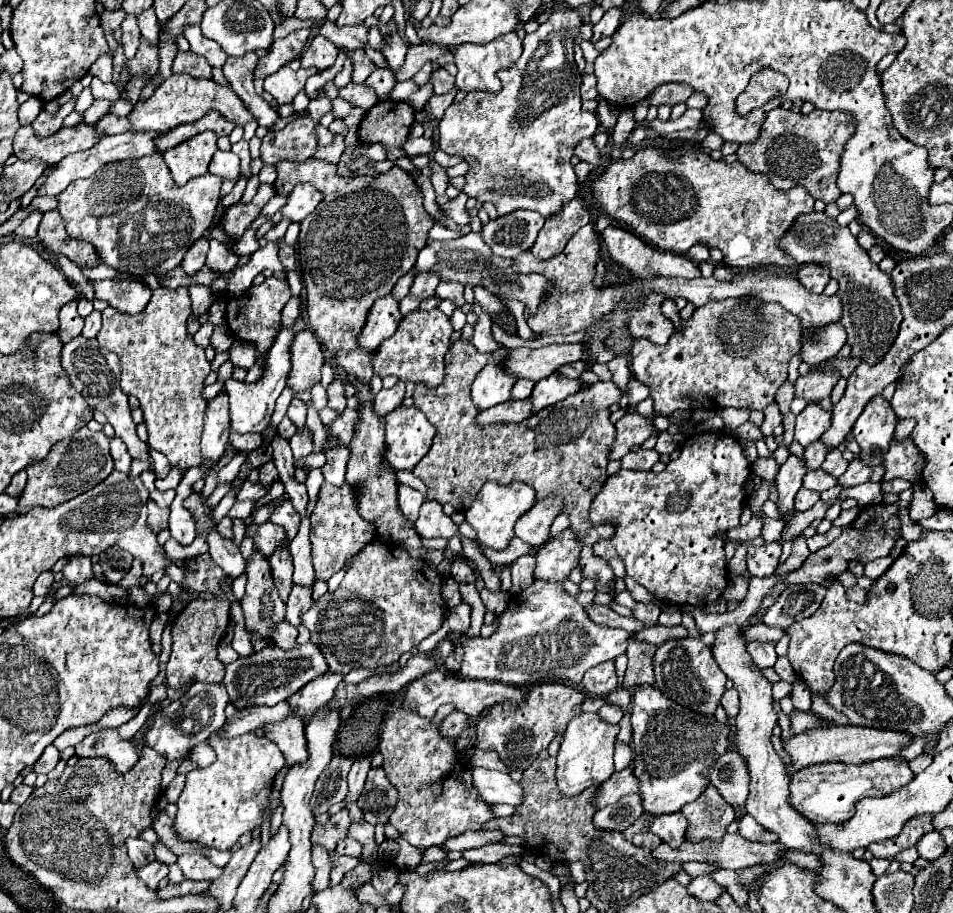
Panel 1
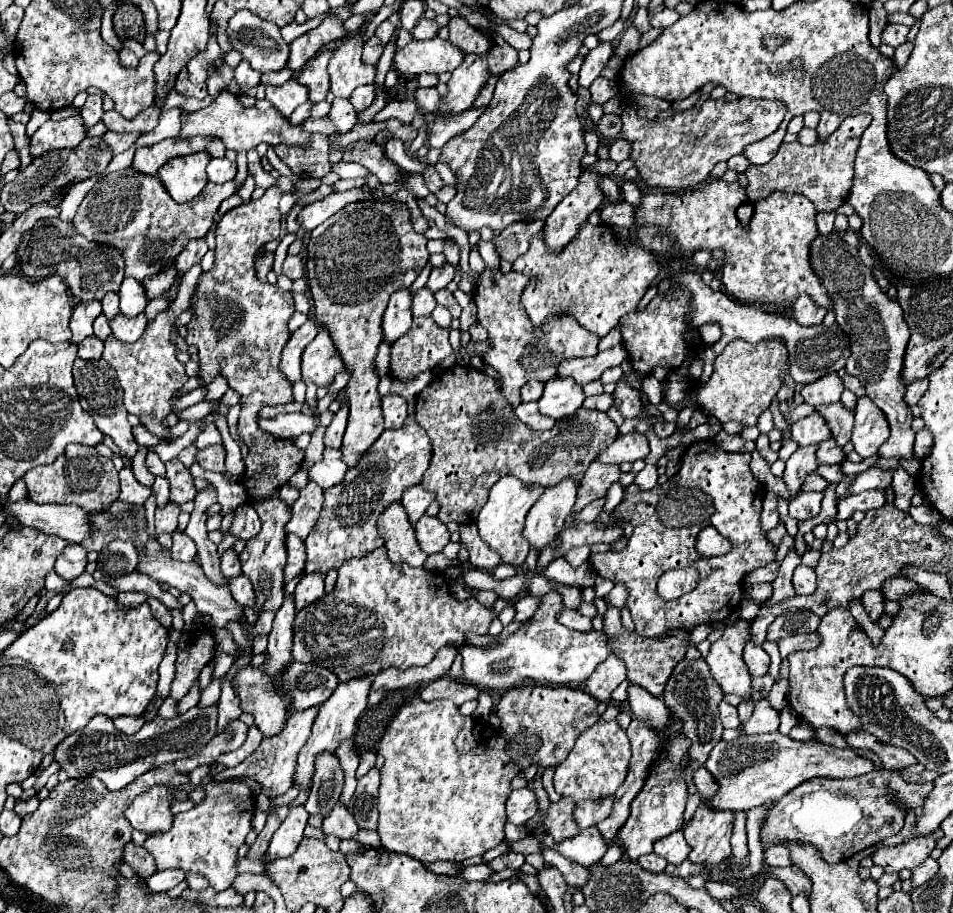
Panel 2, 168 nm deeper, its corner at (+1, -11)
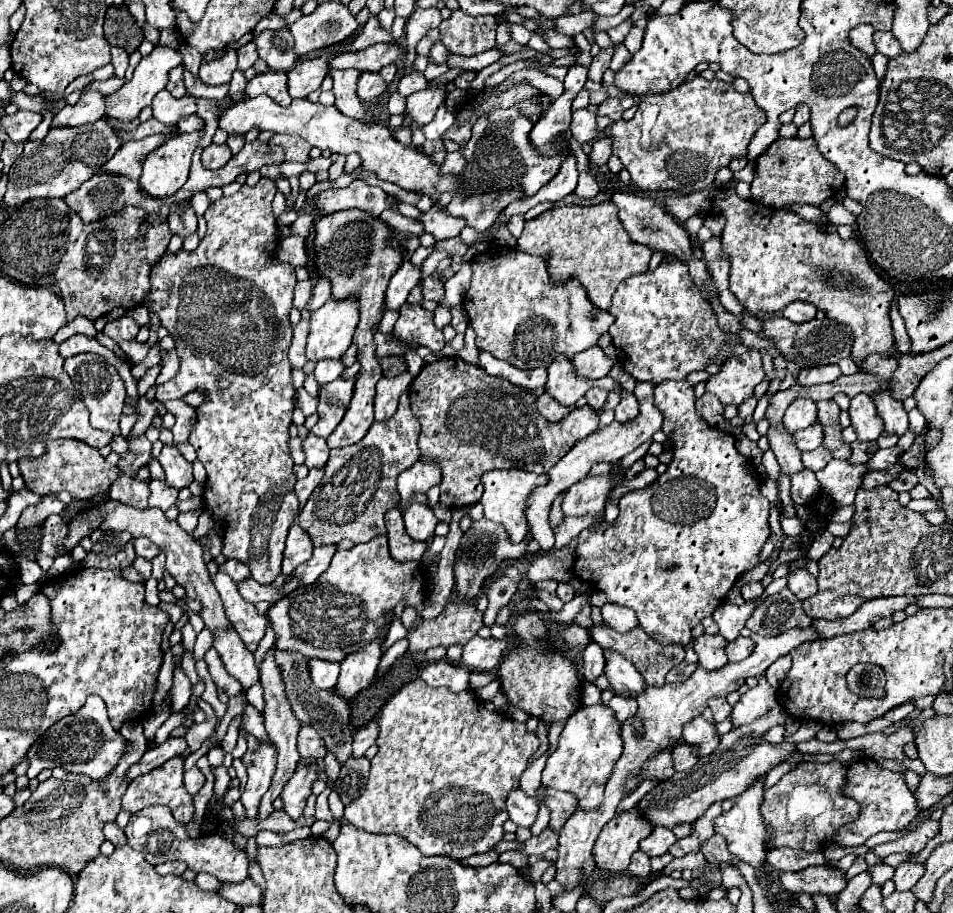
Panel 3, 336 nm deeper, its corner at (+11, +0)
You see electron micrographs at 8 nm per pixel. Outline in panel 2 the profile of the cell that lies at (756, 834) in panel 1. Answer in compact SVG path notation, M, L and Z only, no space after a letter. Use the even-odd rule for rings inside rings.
M769 845L763 851L763 861L765 861L765 865L775 865L775 867L791 865L789 853L787 853L787 849L783 845Z

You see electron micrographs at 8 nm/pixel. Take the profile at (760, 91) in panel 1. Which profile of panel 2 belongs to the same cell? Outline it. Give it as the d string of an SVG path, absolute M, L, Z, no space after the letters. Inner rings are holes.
M745 97L745 99L735 99L731 103L727 103L723 99L717 99L717 101L709 99L709 101L701 103L699 107L669 115L663 121L653 123L649 119L637 117L635 107L625 107L625 111L621 113L623 129L621 129L619 137L633 143L631 157L635 159L635 167L637 167L641 179L645 181L645 185L667 187L667 189L675 189L675 191L693 189L709 177L709 173L717 161L727 161L729 157L739 155L745 145L755 143L755 141L771 135L779 127L779 123L783 121L785 113L787 113L787 107L779 99L771 101L771 99L747 99Z

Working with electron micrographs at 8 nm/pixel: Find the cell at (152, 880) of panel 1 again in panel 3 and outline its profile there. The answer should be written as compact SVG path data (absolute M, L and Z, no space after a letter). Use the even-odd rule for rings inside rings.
M165 862L165 864L157 866L155 870L157 870L161 876L165 876L165 874L175 874L175 876L181 876L181 874L187 870L187 866L185 866L185 862Z

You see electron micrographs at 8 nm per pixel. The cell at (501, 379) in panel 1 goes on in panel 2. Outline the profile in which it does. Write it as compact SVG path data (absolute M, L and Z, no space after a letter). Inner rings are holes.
M485 269L481 273L481 287L477 285L475 289L475 305L477 305L477 321L487 329L489 333L489 339L493 343L493 347L483 355L483 361L493 367L497 373L499 373L499 389L501 393L507 397L507 401L511 403L511 407L519 405L519 391L521 387L531 381L531 379L537 379L537 381L549 381L555 377L555 365L559 365L559 361L563 359L571 359L571 357L589 357L589 355L595 355L597 353L597 343L599 343L599 337L595 337L595 333L589 333L585 331L573 317L551 317L543 327L533 327L525 309L521 307L519 303L519 297L521 297L521 291L525 289L527 285L527 277L521 275L521 273L507 273L507 275L501 275L501 271L489 271Z

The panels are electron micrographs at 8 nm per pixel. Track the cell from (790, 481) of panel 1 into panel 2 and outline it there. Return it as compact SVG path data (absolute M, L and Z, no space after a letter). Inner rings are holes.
M811 445L811 449L799 447L799 449L787 459L787 467L785 467L785 473L783 473L783 481L785 481L785 485L787 485L789 499L793 499L793 497L801 491L803 479L817 469L815 449L817 449L817 445Z

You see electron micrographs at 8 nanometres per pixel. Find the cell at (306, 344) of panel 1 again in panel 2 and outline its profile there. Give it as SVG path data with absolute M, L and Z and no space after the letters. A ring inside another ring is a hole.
M325 329L317 333L317 337L305 347L301 357L301 379L311 381L317 387L327 387L335 373L343 369L343 361L335 353L335 345Z

